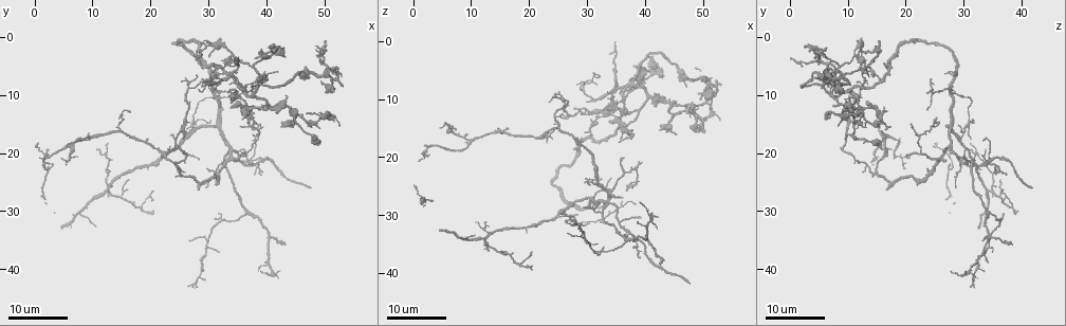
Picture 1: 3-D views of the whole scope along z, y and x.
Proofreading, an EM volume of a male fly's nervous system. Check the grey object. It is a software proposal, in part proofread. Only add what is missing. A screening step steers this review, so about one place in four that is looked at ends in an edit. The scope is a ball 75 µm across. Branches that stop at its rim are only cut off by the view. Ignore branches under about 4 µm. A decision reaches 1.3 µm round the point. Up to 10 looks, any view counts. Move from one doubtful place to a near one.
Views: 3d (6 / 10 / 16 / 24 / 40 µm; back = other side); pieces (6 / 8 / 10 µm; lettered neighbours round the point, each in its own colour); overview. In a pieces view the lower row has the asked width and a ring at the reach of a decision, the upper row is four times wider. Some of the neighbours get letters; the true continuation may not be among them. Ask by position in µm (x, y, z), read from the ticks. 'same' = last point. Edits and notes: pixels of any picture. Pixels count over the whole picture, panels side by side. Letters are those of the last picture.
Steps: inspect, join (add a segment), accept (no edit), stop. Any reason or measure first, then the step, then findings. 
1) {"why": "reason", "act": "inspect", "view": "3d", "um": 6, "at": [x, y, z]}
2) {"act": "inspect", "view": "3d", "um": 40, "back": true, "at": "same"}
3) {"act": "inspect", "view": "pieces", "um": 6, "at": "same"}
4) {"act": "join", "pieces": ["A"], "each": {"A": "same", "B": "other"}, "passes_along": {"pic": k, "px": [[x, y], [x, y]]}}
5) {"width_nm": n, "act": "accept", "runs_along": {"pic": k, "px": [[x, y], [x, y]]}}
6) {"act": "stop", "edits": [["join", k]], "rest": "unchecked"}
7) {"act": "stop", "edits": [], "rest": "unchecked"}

{"why": "thin end", "act": "inspect", "view": "3d", "um": 24, "at": [39.0, 23.5, 37.5]}

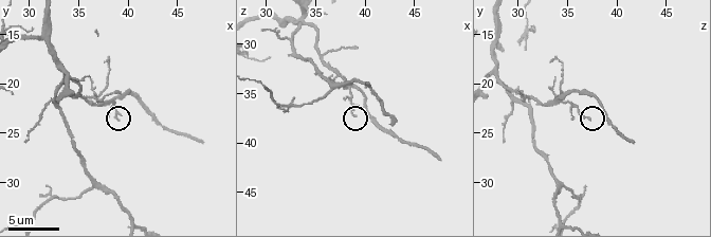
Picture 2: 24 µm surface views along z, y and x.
{"why": "what lies round it", "act": "inspect", "view": "pieces", "um": 6, "at": [38.8, 23.6, 37.2]}

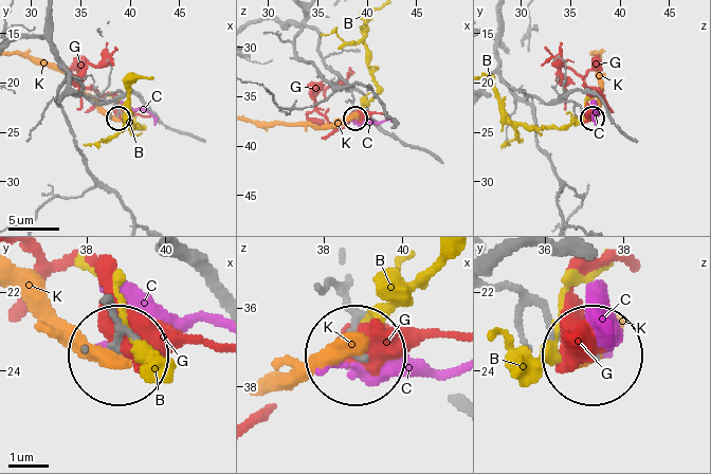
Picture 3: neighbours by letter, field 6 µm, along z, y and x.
{"act": "accept", "each": {"B": "other", "C": "other", "G": "other", "K": "other"}, "runs_along": {"pic": 3, "px": [[111, 303], [117, 350]]}, "found": "none of them fits"}

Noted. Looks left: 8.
{"why": "free end", "act": "inspect", "view": "3d", "um": 24, "at": [42.0, 36.0, 38.0]}

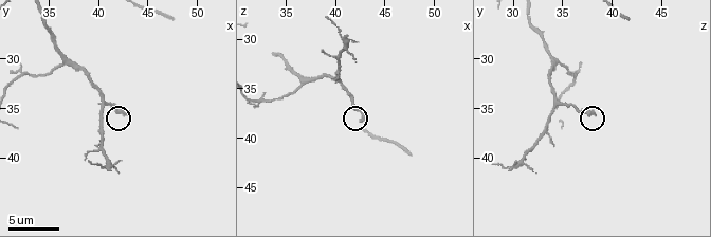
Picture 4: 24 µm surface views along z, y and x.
{"why": "see the neighbours", "act": "inspect", "view": "pieces", "um": 10, "at": [42.6, 35.6, 38.2]}

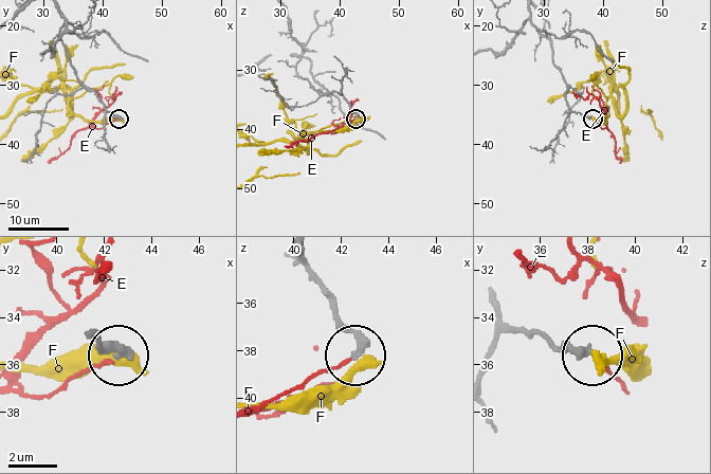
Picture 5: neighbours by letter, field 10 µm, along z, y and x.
{"width_nm": 260, "act": "accept", "each": {"E": "other", "F": "other"}, "runs_along": {"pic": 5, "px": [[495, 312], [512, 328], [588, 354]]}, "found": "no lettered segment goes on from it"}

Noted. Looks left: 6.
{"why": "long arm stops here", "act": "inspect", "view": "pieces", "um": 10, "at": [47.2, 25.8, 41.8]}

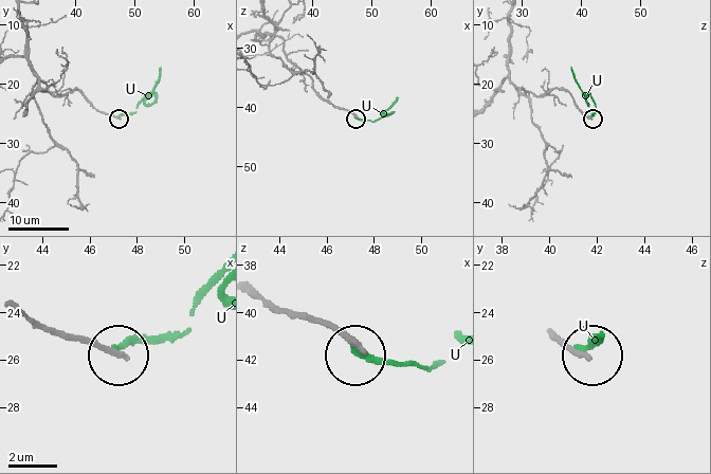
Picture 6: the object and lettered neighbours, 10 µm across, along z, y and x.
{"act": "accept", "each": {"U": "other"}, "runs_along": {"pic": 6, "px": [[258, 293], [289, 313], [331, 325], [360, 351]]}, "found": "none of them fits"}

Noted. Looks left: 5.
{"why": "free end", "act": "inspect", "view": "3d", "um": 24, "at": [36.5, 20.0, 20.0]}

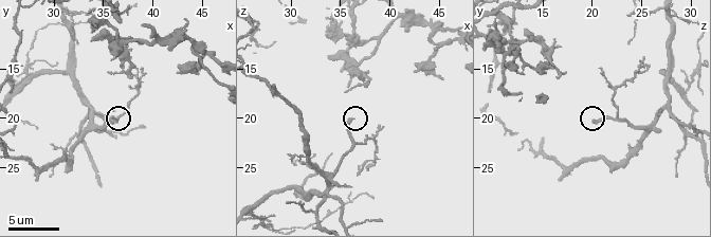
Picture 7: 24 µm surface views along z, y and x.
{"why": "what lies round it", "act": "inspect", "view": "pieces", "um": 10, "at": [36.2, 20.4, 20.0]}

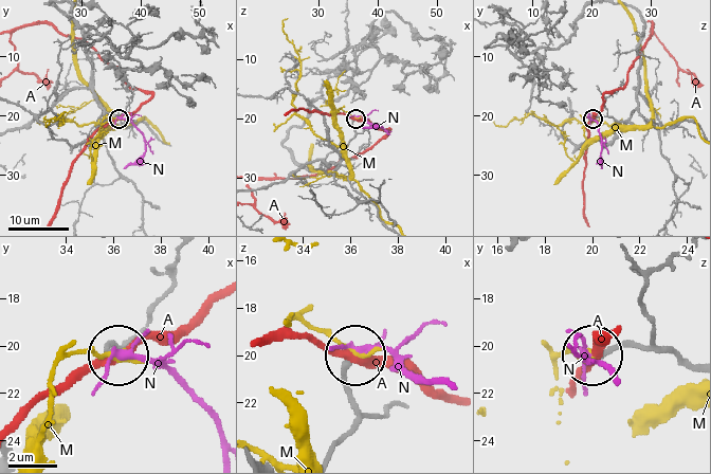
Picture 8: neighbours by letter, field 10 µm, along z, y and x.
{"act": "join", "pieces": ["N"], "each": {"A": "other", "M": "other", "N": "same"}, "passes_along": {"pic": 8, "px": [[356, 419], [344, 372], [358, 354], [440, 381]]}, "found": "the neuron continues"}

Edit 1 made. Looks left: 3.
{"why": "free end", "act": "inspect", "view": "pieces", "um": 6, "at": [30.0, 22.6, 23.6]}

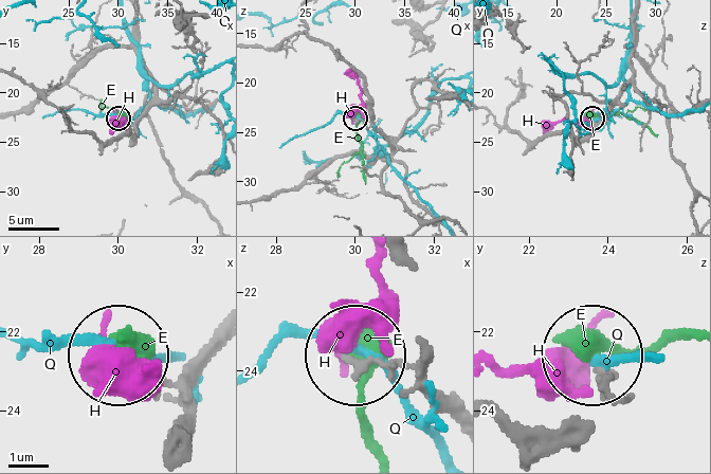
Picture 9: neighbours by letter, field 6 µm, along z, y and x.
{"act": "accept", "each": {"E": "other", "H": "other", "Q": "other"}, "runs_along": {"pic": 9, "px": [[449, 403], [408, 366], [351, 357]]}, "found": "none of them fits"}

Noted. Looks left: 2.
{"act": "stop", "edits": [["join", 8]], "rest": "unchecked"}

